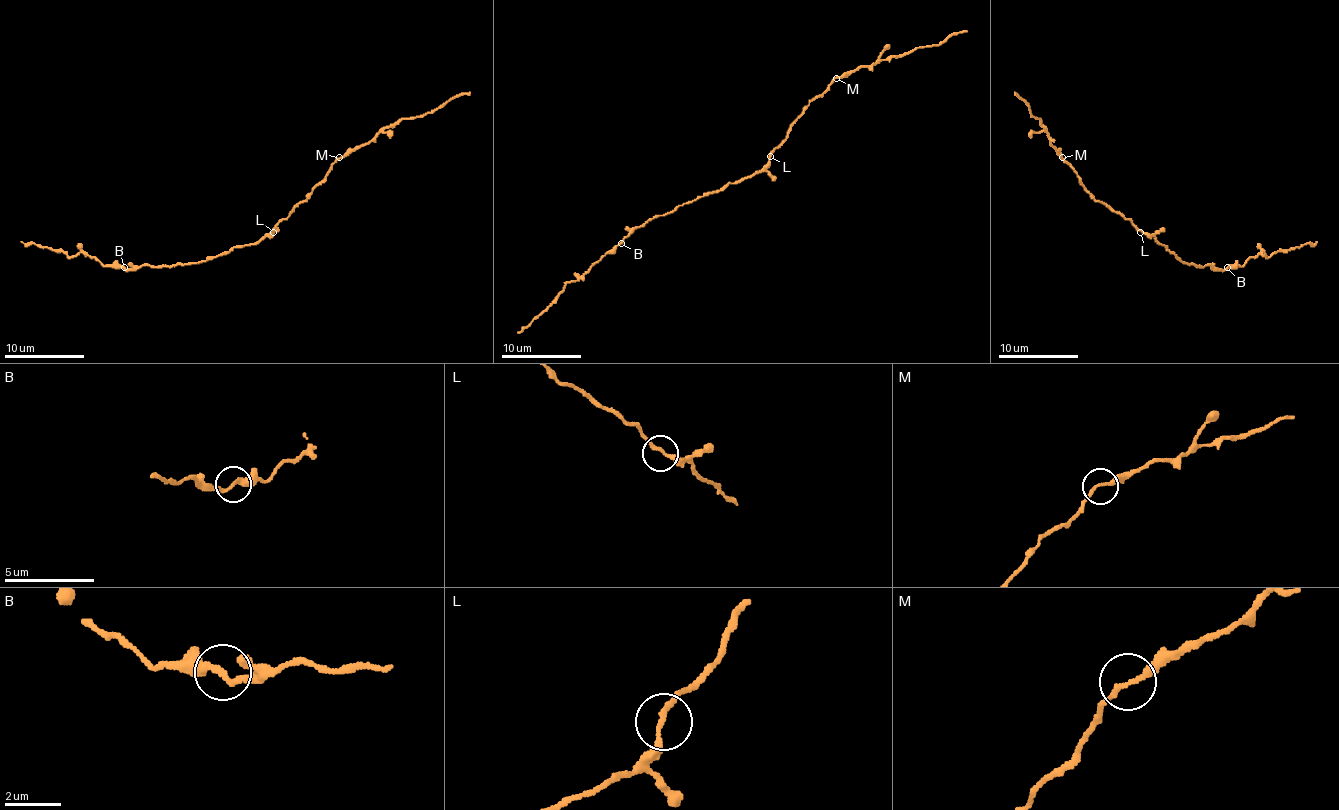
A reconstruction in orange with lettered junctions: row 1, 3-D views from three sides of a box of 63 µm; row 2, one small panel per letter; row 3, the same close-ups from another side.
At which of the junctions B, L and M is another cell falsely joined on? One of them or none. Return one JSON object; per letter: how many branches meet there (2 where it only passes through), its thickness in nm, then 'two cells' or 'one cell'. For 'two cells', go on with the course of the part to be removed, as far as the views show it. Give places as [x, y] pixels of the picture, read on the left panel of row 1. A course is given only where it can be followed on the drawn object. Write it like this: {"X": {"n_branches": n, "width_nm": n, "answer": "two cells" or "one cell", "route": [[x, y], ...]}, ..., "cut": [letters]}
{"B": {"n_branches": 2, "width_nm": 180, "answer": "two cells", "route": [[124, 268], [104, 266], [80, 252], [68, 256], [64, 252], [20, 242]]}, "L": {"n_branches": 2, "width_nm": 190, "answer": "one cell"}, "M": {"n_branches": 2, "width_nm": 180, "answer": "one cell"}, "cut": ["B"]}

